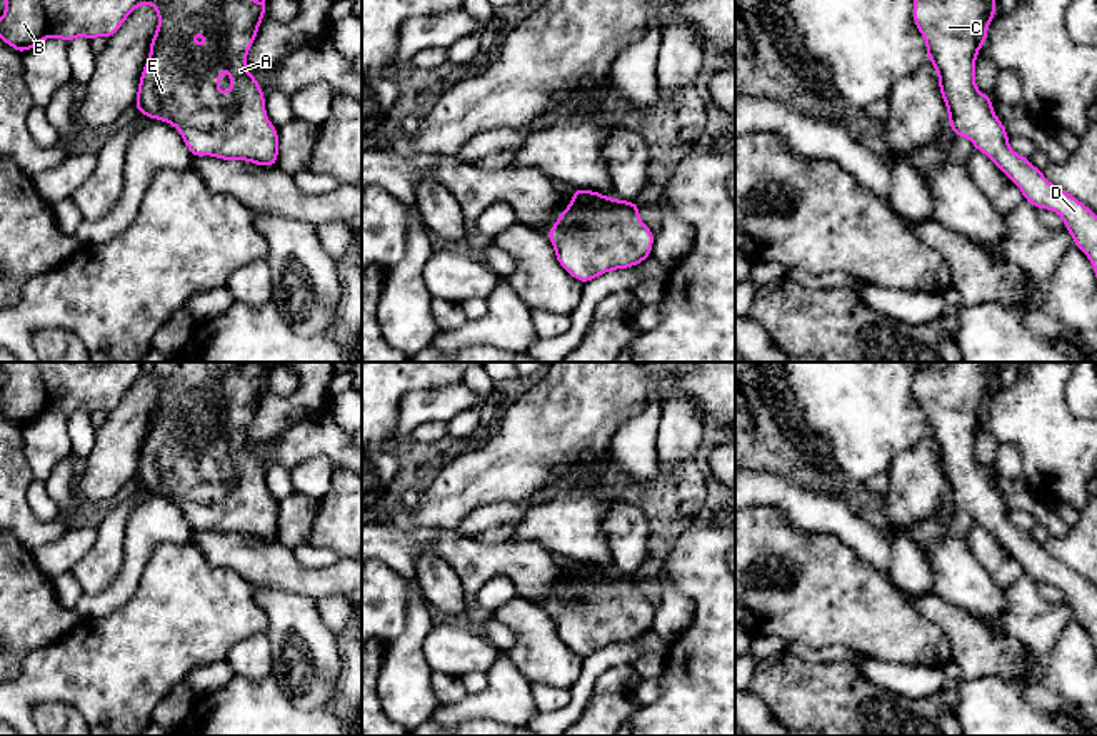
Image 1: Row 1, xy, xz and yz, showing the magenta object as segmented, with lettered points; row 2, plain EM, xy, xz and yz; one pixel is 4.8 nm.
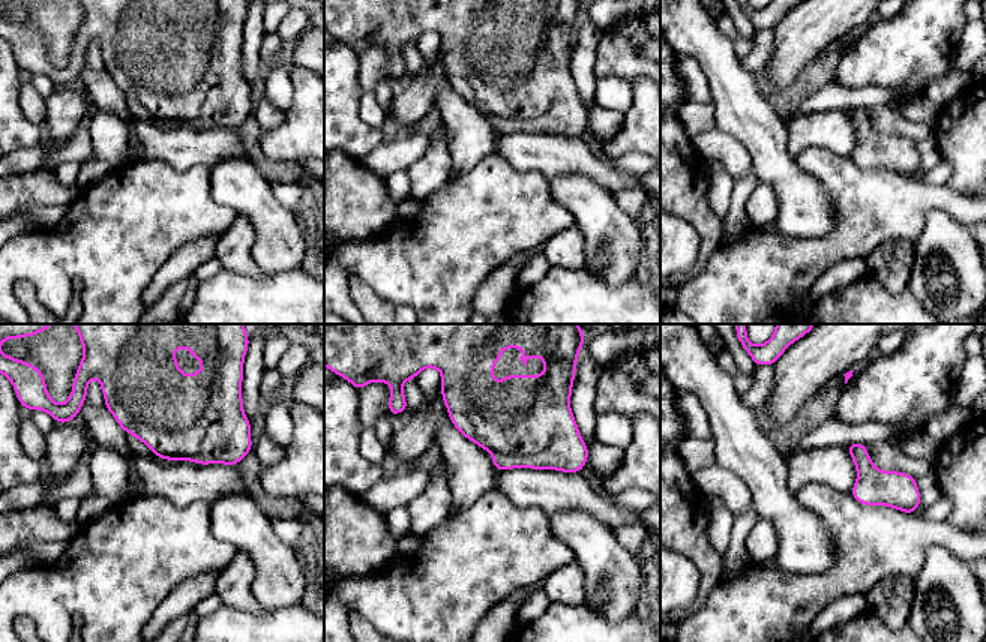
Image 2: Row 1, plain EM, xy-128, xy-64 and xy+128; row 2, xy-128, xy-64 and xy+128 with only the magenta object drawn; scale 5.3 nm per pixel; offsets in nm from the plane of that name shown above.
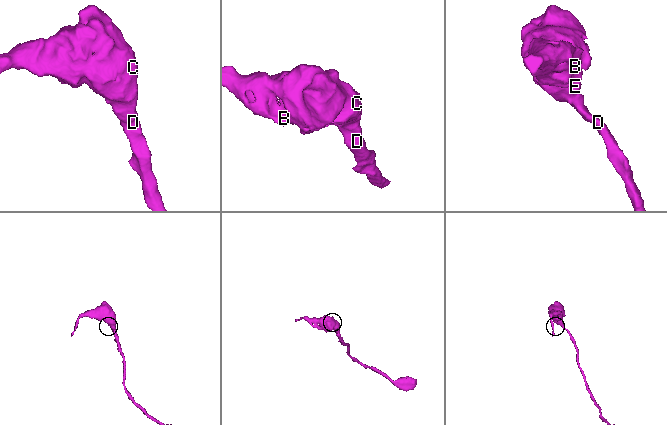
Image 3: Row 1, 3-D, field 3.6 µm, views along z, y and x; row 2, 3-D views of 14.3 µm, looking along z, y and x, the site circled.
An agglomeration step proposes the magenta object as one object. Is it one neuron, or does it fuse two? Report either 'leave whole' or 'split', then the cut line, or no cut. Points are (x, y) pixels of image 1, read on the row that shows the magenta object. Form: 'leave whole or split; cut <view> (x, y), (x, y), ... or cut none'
leave whole; cut none

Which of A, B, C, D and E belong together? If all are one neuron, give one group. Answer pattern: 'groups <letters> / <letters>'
groups A B C D E

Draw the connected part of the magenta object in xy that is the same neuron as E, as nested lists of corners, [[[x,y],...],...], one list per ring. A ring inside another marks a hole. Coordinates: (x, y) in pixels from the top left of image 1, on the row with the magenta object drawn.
[[[5,0],[0,38],[23,53],[43,38],[110,38],[140,5],[150,3],[158,27],[150,40],[135,107],[148,118],[163,120],[180,130],[193,157],[245,160],[262,167],[277,165],[278,130],[265,112],[258,77],[248,75],[247,53],[265,17],[265,0]],[[230,70],[230,93],[218,88],[222,72]]]

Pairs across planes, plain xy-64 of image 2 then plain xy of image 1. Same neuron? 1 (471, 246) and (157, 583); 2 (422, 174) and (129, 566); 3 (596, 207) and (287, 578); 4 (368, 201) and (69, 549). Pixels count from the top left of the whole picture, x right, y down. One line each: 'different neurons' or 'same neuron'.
1: same neuron
2: different neurons
3: different neurons
4: different neurons

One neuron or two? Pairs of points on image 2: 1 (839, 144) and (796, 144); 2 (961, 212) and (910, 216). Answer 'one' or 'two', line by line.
1: one
2: one

